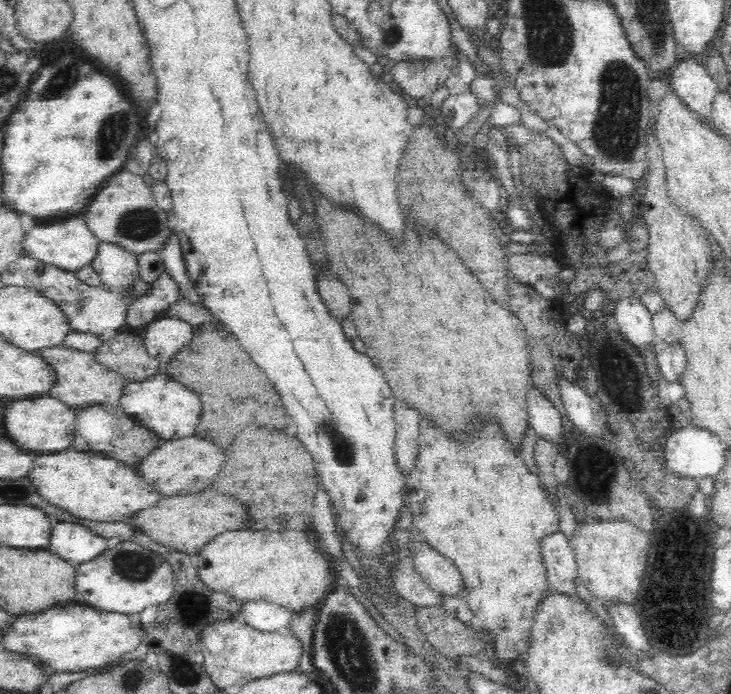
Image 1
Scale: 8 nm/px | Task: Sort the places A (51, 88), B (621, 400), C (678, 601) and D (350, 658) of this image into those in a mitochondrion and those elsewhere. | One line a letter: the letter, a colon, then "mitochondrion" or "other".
A: mitochondrion
B: other
C: other
D: mitochondrion

